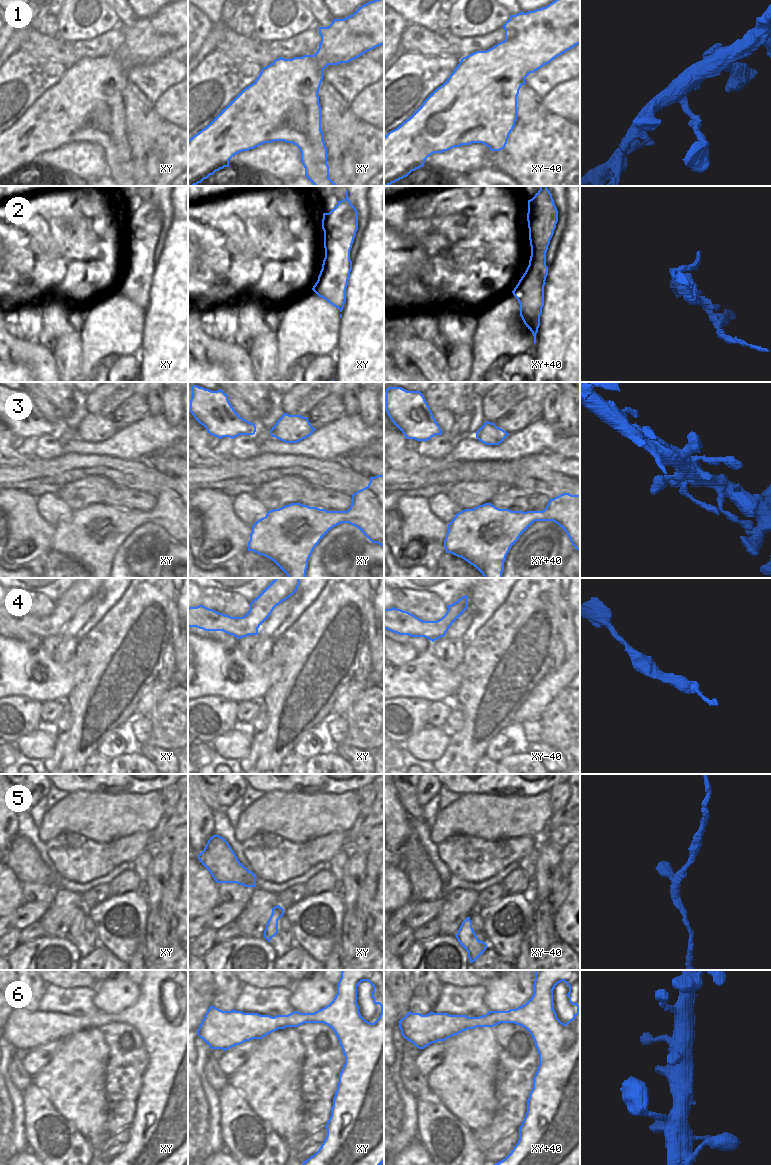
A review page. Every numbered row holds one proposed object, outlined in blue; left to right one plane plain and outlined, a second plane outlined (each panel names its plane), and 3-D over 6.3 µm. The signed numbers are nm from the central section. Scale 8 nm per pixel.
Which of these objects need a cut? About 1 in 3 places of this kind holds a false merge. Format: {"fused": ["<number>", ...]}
{"fused": ["2"]}

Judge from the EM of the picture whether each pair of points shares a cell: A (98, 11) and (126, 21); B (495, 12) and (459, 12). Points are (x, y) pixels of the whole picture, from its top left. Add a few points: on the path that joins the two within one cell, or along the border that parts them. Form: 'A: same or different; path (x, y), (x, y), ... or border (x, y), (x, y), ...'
A: different; border (112, 10), (123, 26)
B: same; path (486, 14), (482, 15), (474, 23), (468, 20)

